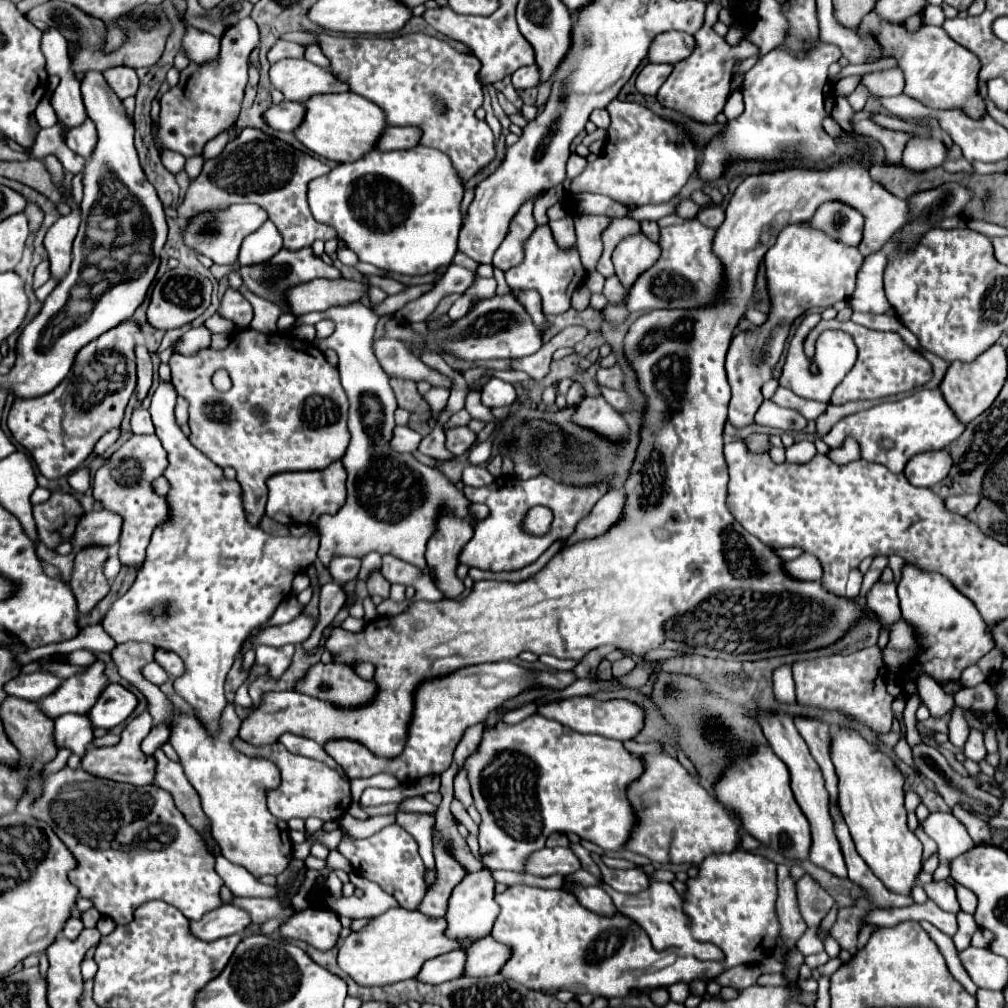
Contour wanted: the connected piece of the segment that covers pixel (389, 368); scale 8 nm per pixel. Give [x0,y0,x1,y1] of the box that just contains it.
[374,339,452,389]

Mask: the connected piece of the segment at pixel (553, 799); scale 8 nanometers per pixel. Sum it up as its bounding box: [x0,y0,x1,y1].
[464,715,644,873]

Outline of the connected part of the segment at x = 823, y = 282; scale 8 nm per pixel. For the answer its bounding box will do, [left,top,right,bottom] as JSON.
[726,223,864,427]

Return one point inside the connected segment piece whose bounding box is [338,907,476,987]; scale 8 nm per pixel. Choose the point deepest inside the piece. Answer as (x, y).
(393, 947)

